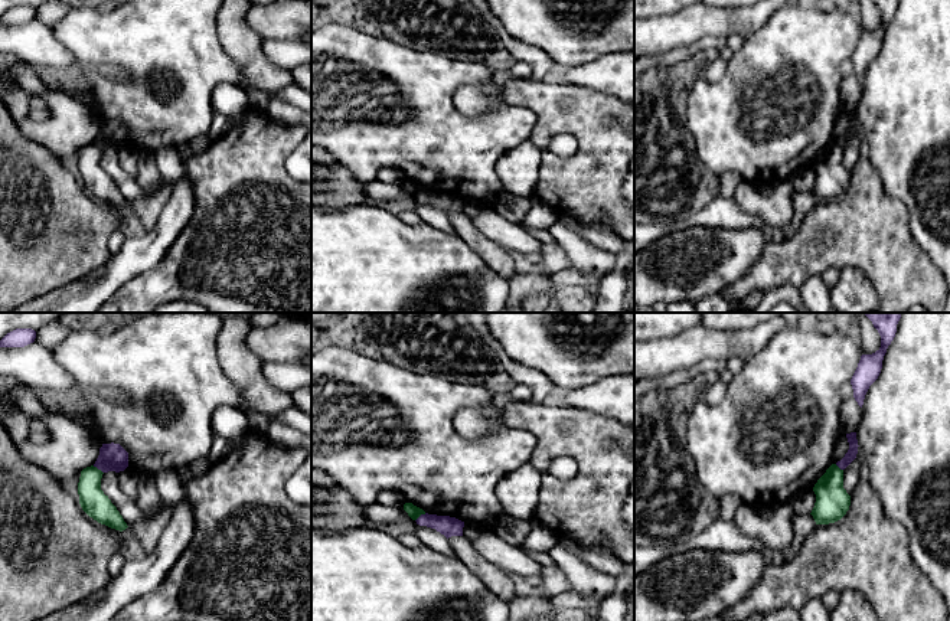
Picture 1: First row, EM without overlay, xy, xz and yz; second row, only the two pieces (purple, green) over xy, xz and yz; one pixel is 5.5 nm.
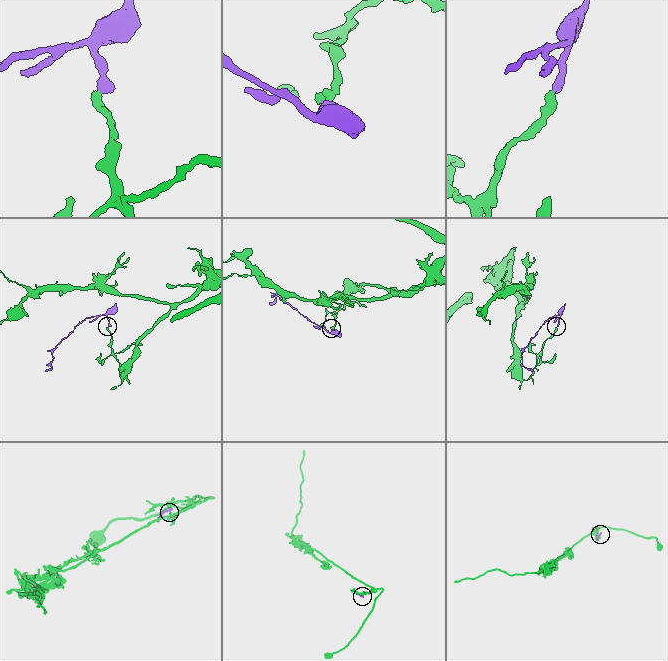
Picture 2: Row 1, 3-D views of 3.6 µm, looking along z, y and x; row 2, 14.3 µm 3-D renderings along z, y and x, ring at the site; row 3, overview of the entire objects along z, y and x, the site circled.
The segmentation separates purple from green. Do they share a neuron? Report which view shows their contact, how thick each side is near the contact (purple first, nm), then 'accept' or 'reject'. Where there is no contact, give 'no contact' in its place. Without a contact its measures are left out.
meets purple in xy; 160 nm thick on the purple side, 150 nm on the other; reject

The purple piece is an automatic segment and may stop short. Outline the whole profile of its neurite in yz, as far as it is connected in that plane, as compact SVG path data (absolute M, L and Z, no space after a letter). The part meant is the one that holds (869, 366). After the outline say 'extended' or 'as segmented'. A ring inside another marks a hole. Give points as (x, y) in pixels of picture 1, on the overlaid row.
M864 313L881 336L881 347L872 354L862 354L851 379L853 398L862 408L869 386L878 379L888 346L895 337L901 313Z; as segmented

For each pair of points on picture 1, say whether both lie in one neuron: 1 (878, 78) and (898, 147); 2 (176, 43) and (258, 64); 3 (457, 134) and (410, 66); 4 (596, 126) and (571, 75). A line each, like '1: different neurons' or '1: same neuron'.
1: same neuron
2: different neurons
3: same neuron
4: different neurons

